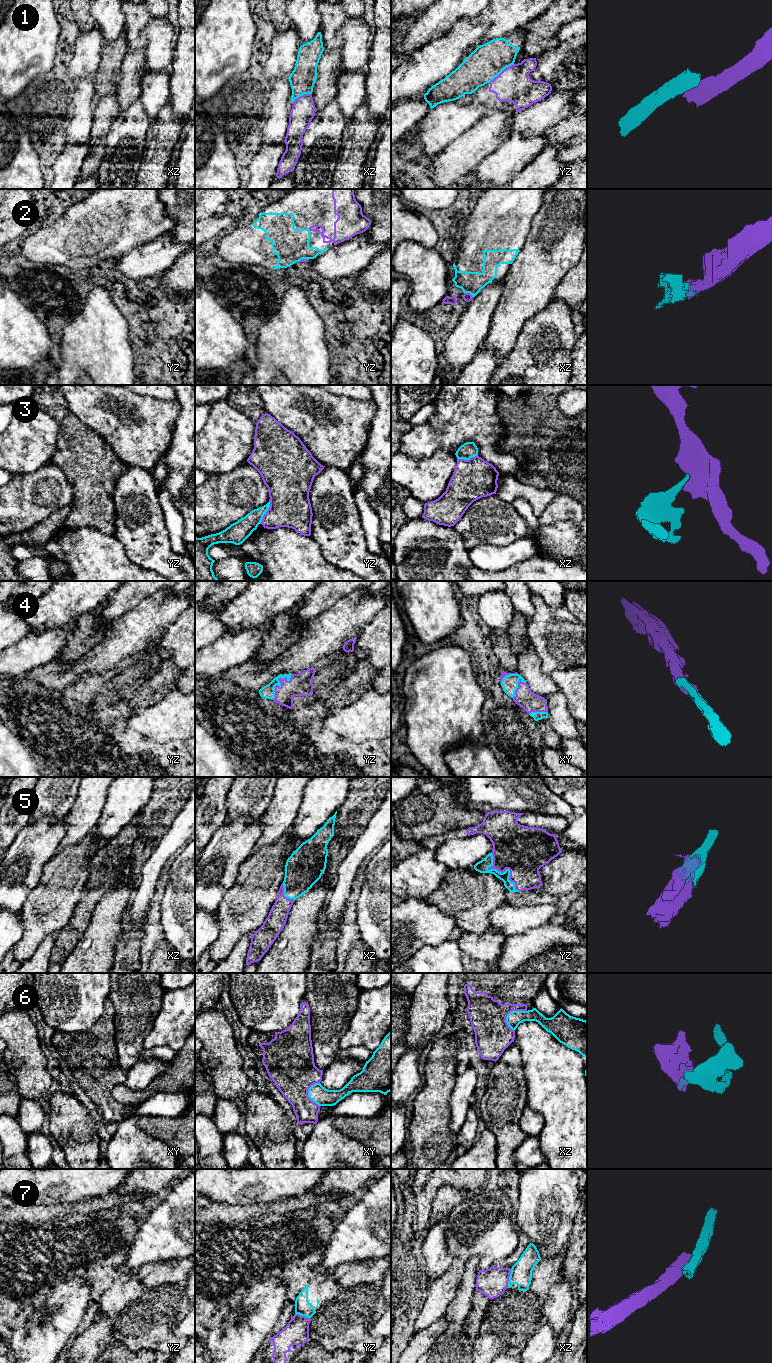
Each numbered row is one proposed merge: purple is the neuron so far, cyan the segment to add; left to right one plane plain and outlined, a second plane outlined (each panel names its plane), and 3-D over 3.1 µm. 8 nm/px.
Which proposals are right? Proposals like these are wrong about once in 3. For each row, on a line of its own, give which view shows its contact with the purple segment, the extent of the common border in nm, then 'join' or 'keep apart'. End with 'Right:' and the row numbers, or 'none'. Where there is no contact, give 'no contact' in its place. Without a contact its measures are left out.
1: meets purple in yz; contact 260 nm long; keep apart
2: meets purple in xz; contact 80 nm long; join
3: meets purple in yz; contact 200 nm long; keep apart
4: meets purple in yz; contact 260 nm long; join
5: meets purple in yz; contact 400 nm long; join
6: meets purple in xz; contact 200 nm long; keep apart
7: meets purple in xz; contact 160 nm long; keep apart
Right: 2, 4, 5

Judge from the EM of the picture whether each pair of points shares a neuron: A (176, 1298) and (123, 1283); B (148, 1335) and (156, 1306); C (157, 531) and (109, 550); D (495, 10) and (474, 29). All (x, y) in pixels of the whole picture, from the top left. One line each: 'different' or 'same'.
A: different
B: same
C: different
D: different

